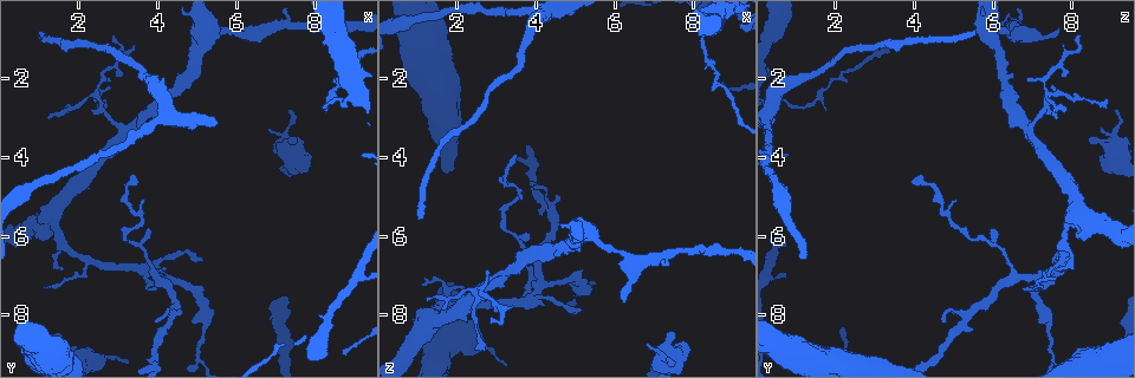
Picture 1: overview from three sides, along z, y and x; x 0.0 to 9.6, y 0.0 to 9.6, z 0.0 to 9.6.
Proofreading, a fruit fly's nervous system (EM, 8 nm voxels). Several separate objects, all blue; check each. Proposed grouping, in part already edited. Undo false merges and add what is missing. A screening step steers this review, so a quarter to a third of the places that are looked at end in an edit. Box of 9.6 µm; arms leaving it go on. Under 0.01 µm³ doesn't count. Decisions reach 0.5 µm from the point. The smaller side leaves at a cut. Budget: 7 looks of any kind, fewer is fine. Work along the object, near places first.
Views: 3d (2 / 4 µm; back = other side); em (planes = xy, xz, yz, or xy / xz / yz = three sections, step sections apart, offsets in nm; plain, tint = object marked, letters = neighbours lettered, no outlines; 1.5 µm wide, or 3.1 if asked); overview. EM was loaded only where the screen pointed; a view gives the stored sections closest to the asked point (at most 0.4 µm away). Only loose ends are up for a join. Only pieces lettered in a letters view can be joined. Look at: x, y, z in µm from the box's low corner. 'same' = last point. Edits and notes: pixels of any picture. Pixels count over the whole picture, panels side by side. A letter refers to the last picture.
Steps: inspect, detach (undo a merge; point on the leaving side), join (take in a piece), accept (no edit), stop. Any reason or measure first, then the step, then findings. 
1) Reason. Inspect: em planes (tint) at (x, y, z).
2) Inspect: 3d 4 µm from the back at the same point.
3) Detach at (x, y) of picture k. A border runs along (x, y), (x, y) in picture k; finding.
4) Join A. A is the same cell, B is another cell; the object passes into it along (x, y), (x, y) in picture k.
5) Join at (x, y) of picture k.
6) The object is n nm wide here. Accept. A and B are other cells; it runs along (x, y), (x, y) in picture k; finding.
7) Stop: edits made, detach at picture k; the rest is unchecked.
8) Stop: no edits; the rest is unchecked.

Tapers out. Inspect: 3d 4 µm at (6.15, 0.80, 7.70).

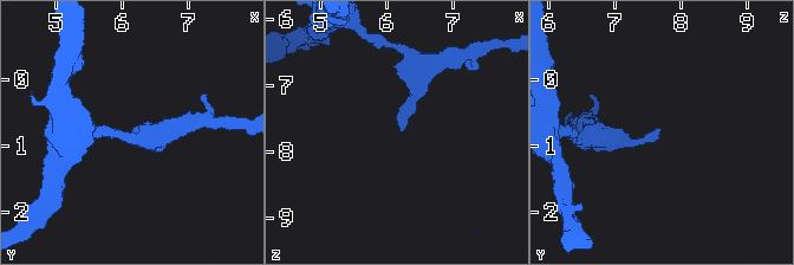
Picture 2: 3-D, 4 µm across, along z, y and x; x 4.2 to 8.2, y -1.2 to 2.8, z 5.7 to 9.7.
Shape alone is not enough. Inspect: em xy step 4 (letters) at (6.20, 0.75, 7.75).

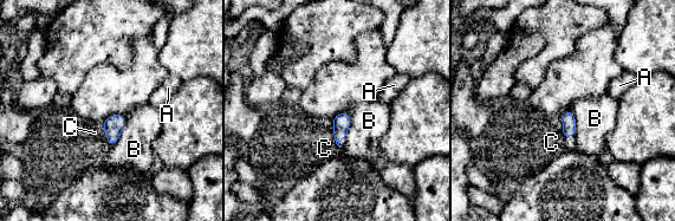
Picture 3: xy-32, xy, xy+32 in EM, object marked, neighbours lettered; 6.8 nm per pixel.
The object is 100 nm wide here. Accept. A, B and C are other cells; a border runs along (331, 118), (335, 143), (337, 145) in picture 3; none of them fits.

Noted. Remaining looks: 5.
A fork. Inspect: em yz step 4 (plain) at (5.45, 0.75, 6.00).

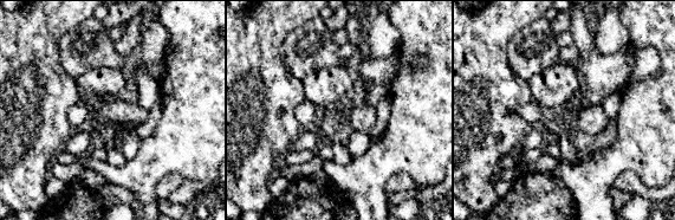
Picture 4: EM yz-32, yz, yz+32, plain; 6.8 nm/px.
What lies round it. Inspect: em yz step 4 (letters) at the same point.

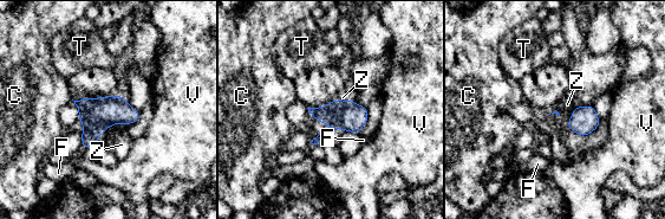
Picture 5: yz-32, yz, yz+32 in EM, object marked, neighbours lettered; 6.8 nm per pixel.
Accept. C, F, T, V and Z are other cells; one neuron here.

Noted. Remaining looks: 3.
Thin end. Inspect: 3d 4 µm at (1.05, 0.85, 5.50).

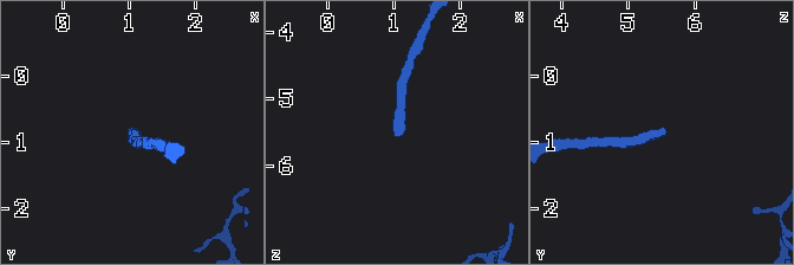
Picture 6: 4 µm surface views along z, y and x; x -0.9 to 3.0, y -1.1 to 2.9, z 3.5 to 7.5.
Inspect: em planes (tint) at (1.00, 0.90, 5.50).

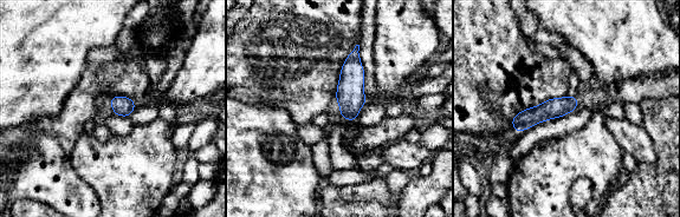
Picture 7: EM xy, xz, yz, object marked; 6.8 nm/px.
Inspect: em planes (letters) at the same point.

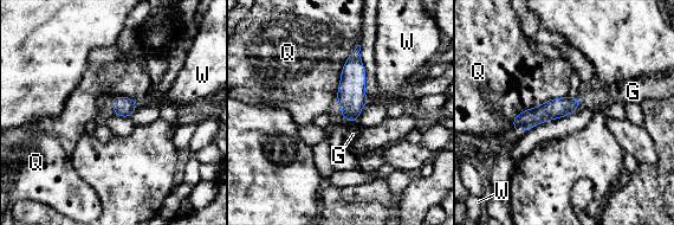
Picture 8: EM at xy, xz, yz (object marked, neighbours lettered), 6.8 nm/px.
The object is 130 nm wide here. Join G. G is the same cell, Q and W are other cells; the object passes into it along (557, 108), (578, 103), (596, 98) in picture 8; it goes on there.

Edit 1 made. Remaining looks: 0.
Stop: edits made, join at picture 8; the rest is unchecked.

